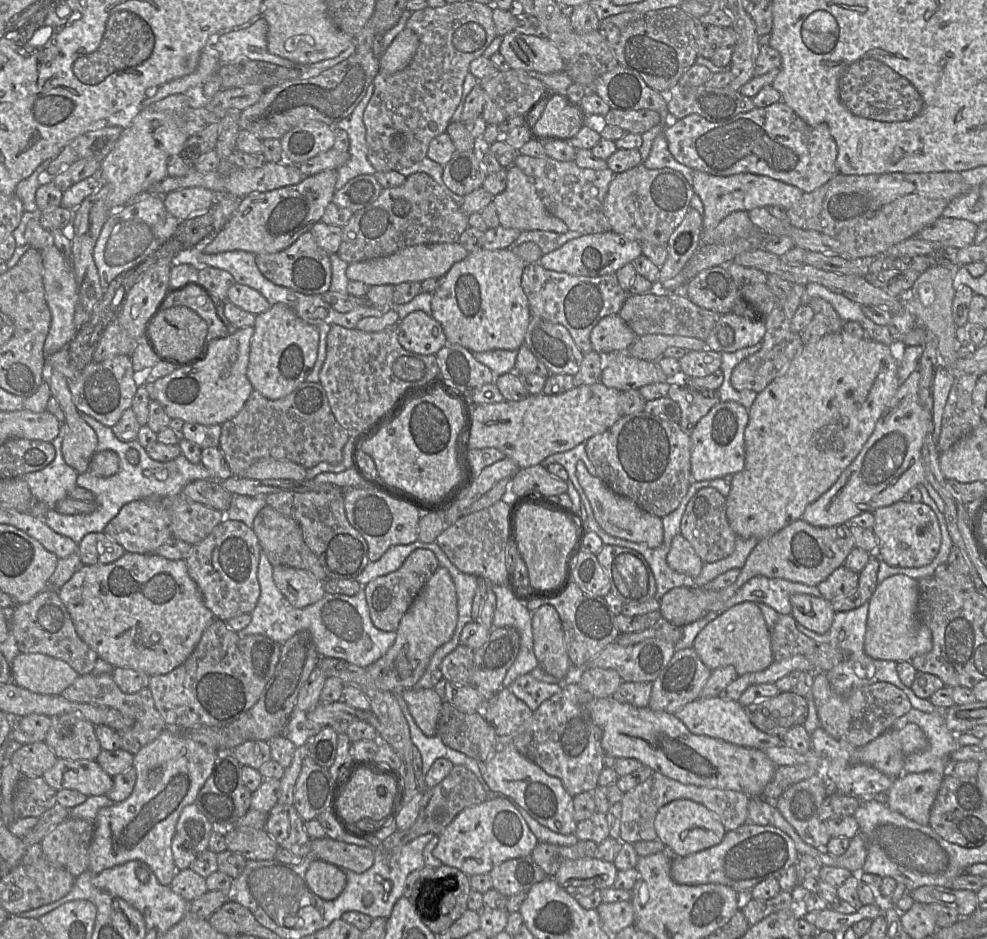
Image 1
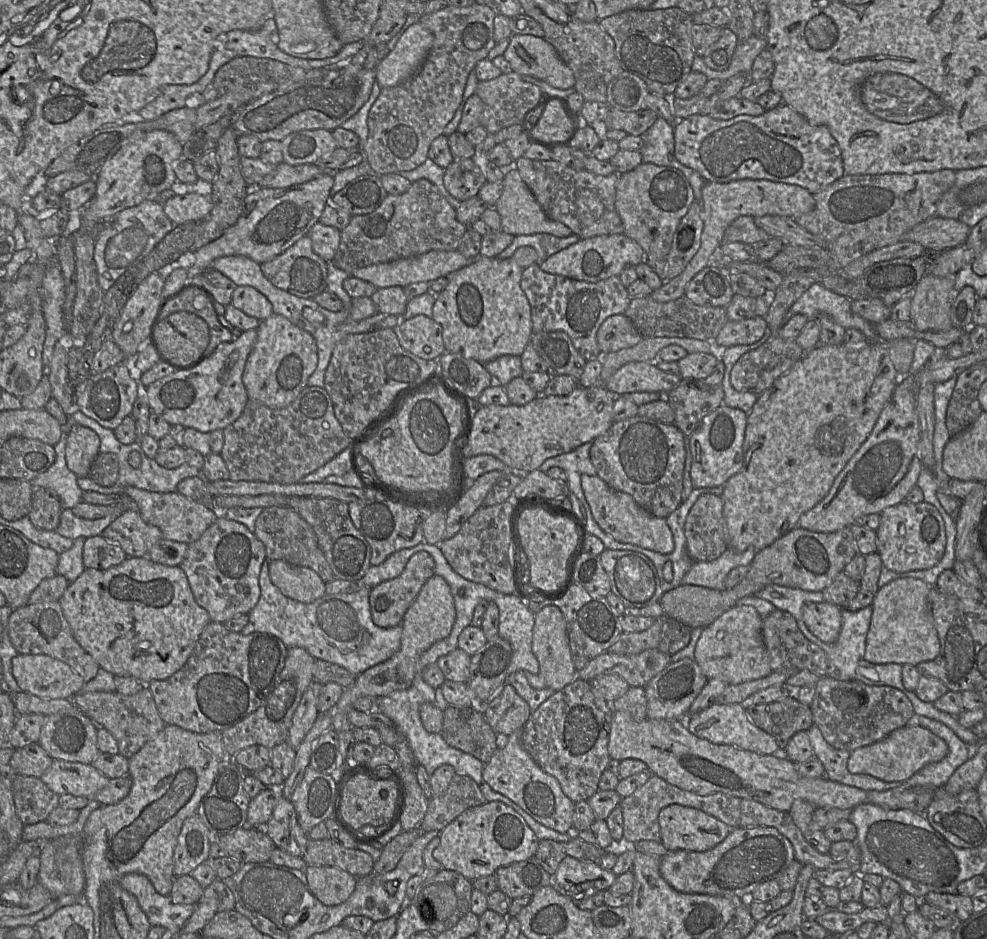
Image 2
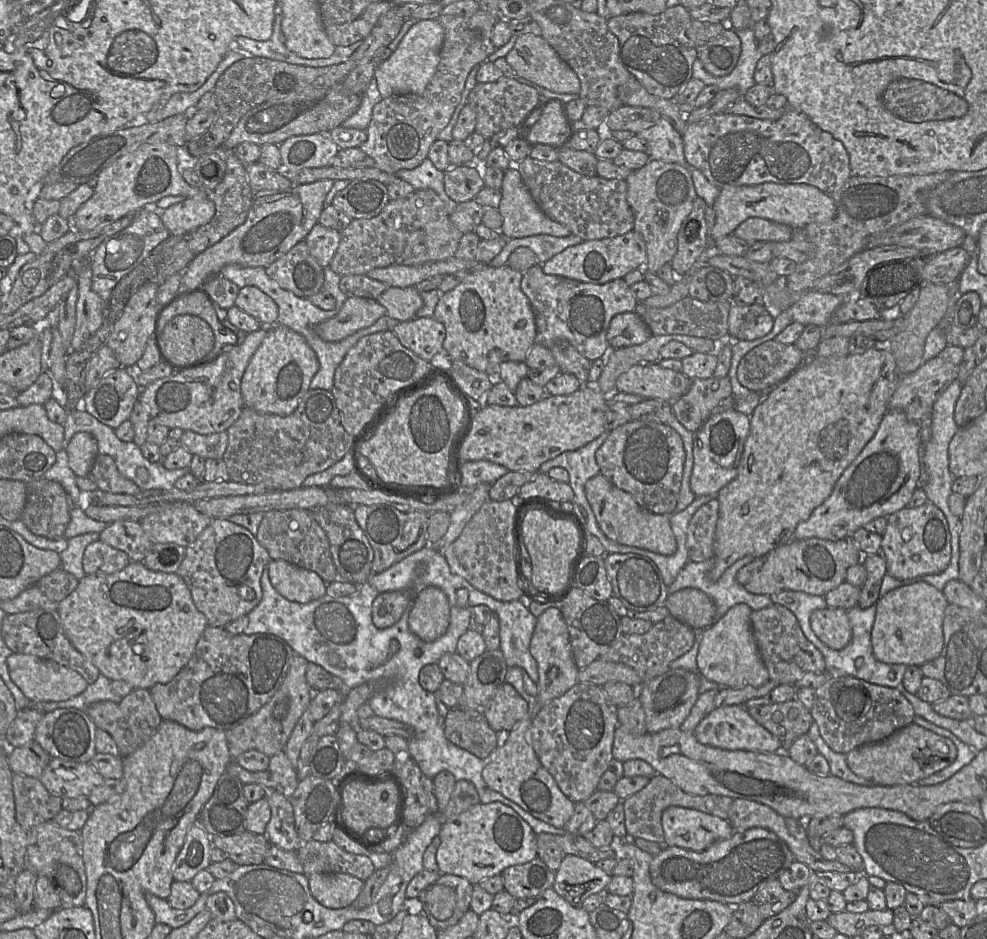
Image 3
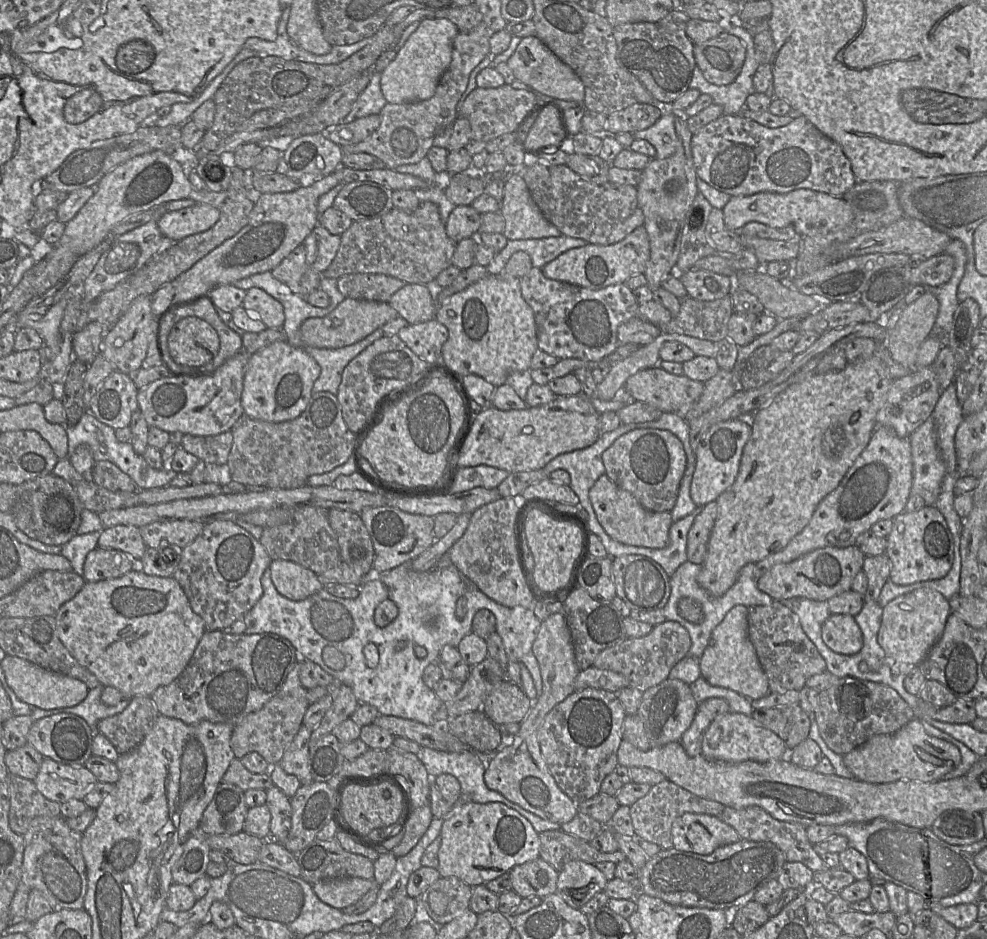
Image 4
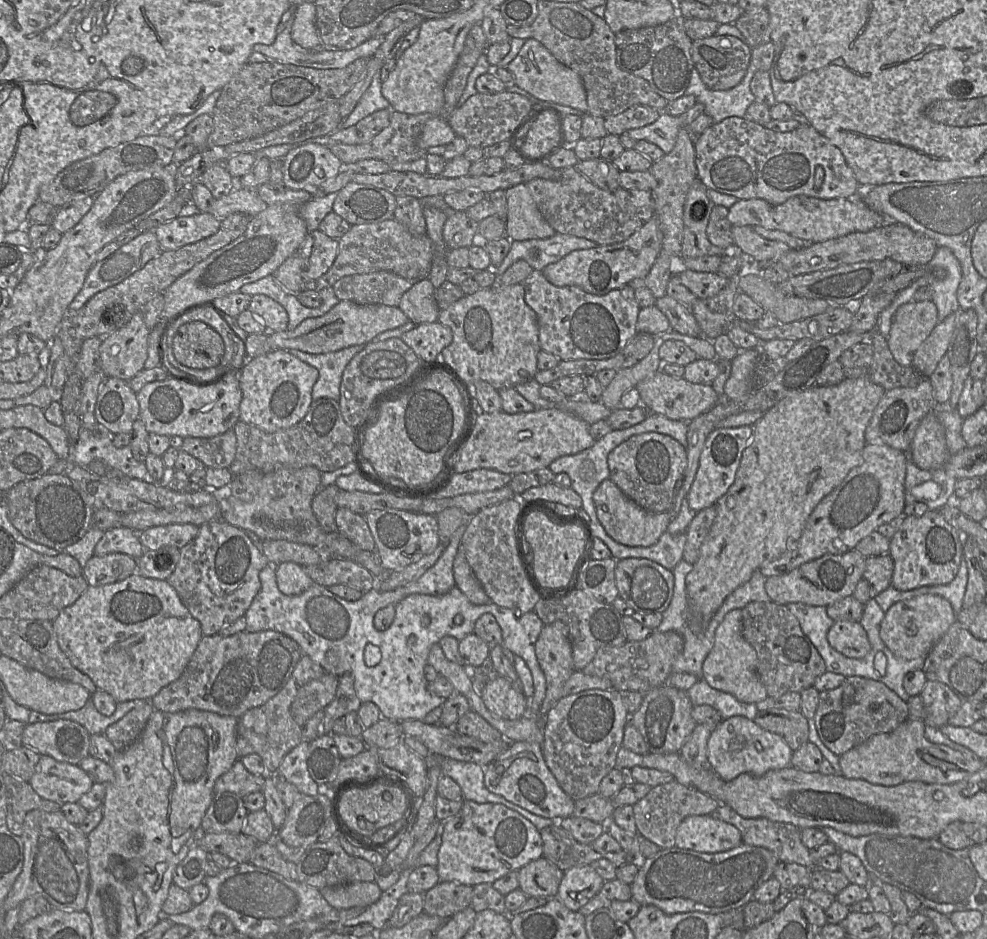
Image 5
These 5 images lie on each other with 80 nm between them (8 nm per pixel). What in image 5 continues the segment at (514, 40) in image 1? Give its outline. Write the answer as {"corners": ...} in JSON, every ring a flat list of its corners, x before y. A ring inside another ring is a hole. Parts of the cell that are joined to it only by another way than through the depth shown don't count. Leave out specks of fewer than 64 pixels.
{"corners":[[531,37,525,40,525,43,518,55,507,65,506,68,513,74,517,86,527,91,535,98,543,101,539,104,548,106,548,104,545,102,553,102,556,104,572,107,574,109,580,110,583,113,588,113,586,90,580,75,571,68,559,62,552,55,552,53,535,38]]}

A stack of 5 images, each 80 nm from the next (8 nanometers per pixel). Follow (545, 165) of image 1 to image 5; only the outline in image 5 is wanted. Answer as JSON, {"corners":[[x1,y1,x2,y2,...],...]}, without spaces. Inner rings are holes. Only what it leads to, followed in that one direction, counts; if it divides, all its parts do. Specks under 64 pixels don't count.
{"corners":[[575,167,558,170,559,179,537,178,526,183,542,216,557,233,607,246,627,240,655,215,651,191,622,187,606,191,592,184]]}

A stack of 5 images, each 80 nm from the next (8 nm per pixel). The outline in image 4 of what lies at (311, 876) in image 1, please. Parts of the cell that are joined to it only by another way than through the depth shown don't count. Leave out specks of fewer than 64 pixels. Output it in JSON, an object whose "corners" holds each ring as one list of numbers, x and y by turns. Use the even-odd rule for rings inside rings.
{"corners":[[343,877,326,879,312,885,313,891,325,904,344,909,360,900,372,887,373,879]]}

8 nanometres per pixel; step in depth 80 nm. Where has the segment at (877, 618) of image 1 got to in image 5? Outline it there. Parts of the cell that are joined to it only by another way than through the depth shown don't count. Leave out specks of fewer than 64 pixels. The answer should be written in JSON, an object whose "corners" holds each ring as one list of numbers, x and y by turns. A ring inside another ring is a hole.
{"corners":[[919,595,893,604,880,624,880,638,896,656,905,660,926,657,935,643,956,621,948,600,938,595]]}

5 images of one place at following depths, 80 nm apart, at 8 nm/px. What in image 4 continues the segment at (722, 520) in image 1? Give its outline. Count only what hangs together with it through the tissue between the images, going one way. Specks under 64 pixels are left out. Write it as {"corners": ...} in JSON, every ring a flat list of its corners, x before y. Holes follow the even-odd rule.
{"corners":[[712,501,700,509,688,532,686,555,691,563,702,565,711,531,717,516,717,502]]}

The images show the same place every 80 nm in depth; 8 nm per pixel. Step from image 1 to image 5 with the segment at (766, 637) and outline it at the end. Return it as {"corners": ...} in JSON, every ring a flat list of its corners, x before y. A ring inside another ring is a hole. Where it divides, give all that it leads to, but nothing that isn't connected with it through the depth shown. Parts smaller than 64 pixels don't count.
{"corners":[[742,609,725,615,715,631,713,646,702,666,703,678,714,689,732,694,739,701,756,704,768,697,757,673,755,649,742,636]]}

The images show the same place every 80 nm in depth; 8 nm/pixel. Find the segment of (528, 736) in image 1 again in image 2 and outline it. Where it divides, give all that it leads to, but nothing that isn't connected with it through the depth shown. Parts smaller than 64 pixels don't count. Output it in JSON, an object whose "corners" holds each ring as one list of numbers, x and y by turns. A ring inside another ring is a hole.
{"corners":[[576,677,564,688,555,691,533,711,522,728,523,748,543,771,558,780,563,793,574,803,587,801,599,790,601,774,611,759,608,753,608,740,612,714,612,704,596,696,588,681]]}

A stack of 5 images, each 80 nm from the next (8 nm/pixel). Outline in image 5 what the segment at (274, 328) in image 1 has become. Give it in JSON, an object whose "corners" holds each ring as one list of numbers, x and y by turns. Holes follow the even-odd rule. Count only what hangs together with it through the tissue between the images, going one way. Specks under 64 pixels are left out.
{"corners":[[286,349,247,359,239,371,242,391,239,420,259,429,273,433,289,428,301,421,312,402,312,388,319,372,301,361]]}

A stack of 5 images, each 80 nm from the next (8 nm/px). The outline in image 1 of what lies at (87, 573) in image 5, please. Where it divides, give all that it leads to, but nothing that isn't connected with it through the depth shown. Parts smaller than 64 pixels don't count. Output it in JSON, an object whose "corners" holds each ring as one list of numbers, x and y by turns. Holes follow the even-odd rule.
{"corners":[[94,532,83,537,78,545,78,553,83,565,101,565,118,560,126,552,103,532]]}

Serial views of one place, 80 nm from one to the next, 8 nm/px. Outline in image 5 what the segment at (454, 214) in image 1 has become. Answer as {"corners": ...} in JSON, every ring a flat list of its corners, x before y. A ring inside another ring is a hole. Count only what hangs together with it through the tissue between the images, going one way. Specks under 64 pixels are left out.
{"corners":[[395,218,381,222,352,225,339,239,338,253,331,268,314,282,320,291,333,287,345,276,388,271,405,279,422,280,428,278,432,268,433,243,427,235,411,234]]}

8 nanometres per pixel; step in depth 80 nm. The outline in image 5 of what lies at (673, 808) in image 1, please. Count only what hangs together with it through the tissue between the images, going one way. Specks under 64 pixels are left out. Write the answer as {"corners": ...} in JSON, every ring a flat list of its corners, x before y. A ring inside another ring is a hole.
{"corners":[[711,815,686,817,677,828,675,846,703,853,717,853,741,845,740,831]]}

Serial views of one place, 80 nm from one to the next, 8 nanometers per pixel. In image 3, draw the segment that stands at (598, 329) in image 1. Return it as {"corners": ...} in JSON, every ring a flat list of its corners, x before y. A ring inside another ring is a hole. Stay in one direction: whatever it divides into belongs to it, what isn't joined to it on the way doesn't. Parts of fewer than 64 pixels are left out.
{"corners":[[635,312,614,316,607,331,607,341,611,349,636,346,652,336,650,328]]}

